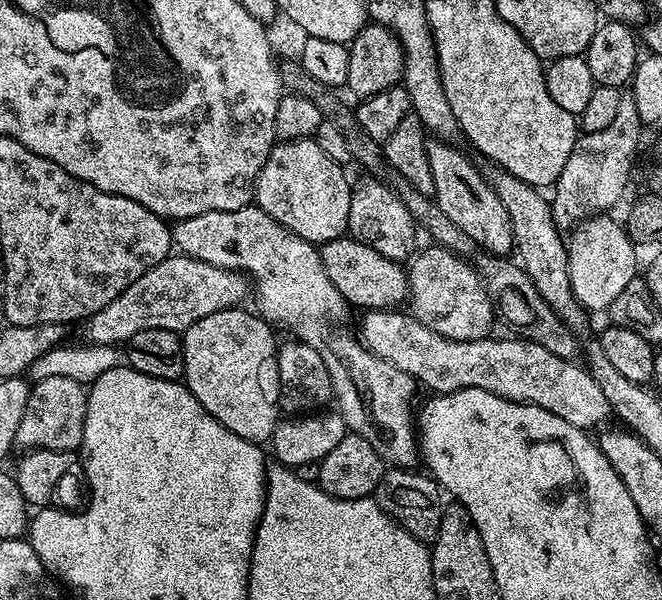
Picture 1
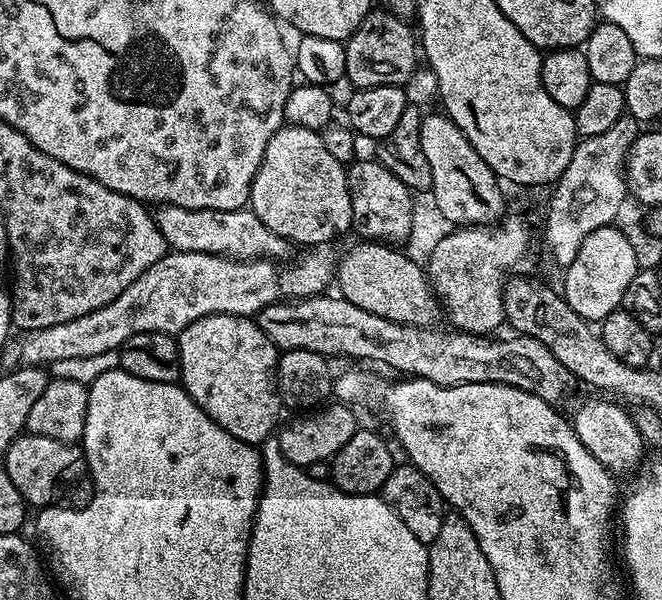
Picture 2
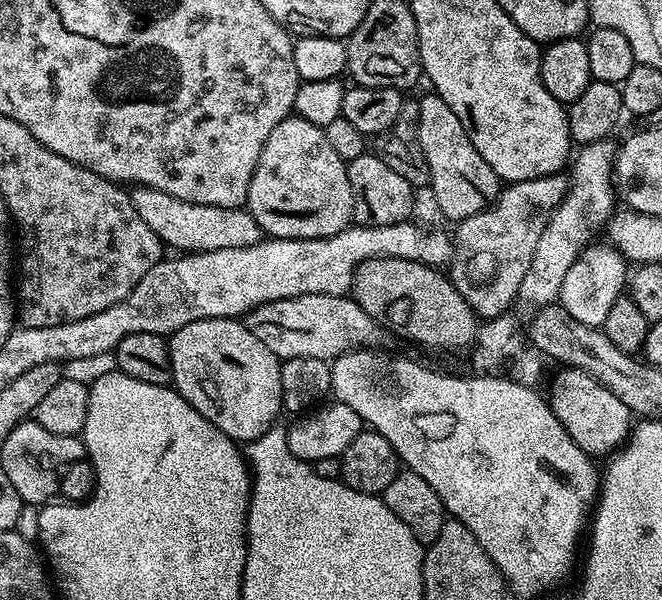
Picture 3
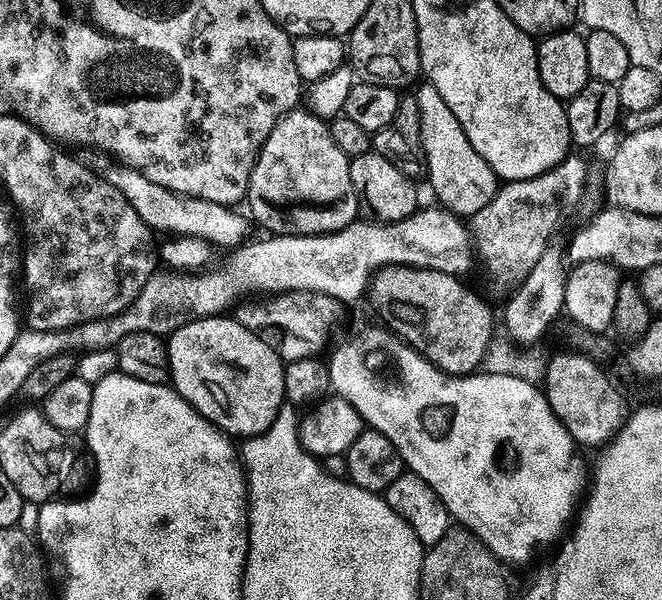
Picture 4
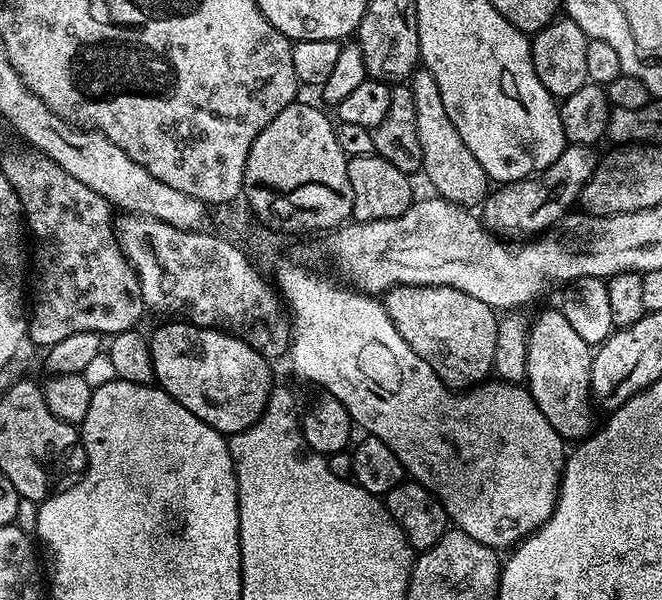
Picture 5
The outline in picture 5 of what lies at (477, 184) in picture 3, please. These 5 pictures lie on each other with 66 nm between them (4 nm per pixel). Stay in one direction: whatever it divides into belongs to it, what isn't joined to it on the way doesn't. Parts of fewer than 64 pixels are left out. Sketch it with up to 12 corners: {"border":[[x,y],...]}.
{"border":[[410,77],[423,175],[437,197],[476,206],[486,170],[450,122],[438,82]]}

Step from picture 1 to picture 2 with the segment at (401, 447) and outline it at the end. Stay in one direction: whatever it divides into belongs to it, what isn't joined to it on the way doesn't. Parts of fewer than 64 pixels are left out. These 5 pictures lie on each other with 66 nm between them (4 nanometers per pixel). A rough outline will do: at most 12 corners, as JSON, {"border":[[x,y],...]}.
{"border":[[251,210],[154,212],[165,245],[230,260],[284,256]]}

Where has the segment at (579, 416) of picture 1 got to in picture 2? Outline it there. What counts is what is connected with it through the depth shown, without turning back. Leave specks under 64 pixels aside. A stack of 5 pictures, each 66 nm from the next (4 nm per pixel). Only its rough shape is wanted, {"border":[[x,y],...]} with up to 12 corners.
{"border":[[339,295],[258,314],[277,349],[377,360],[550,405],[574,377],[529,336],[415,328]]}

